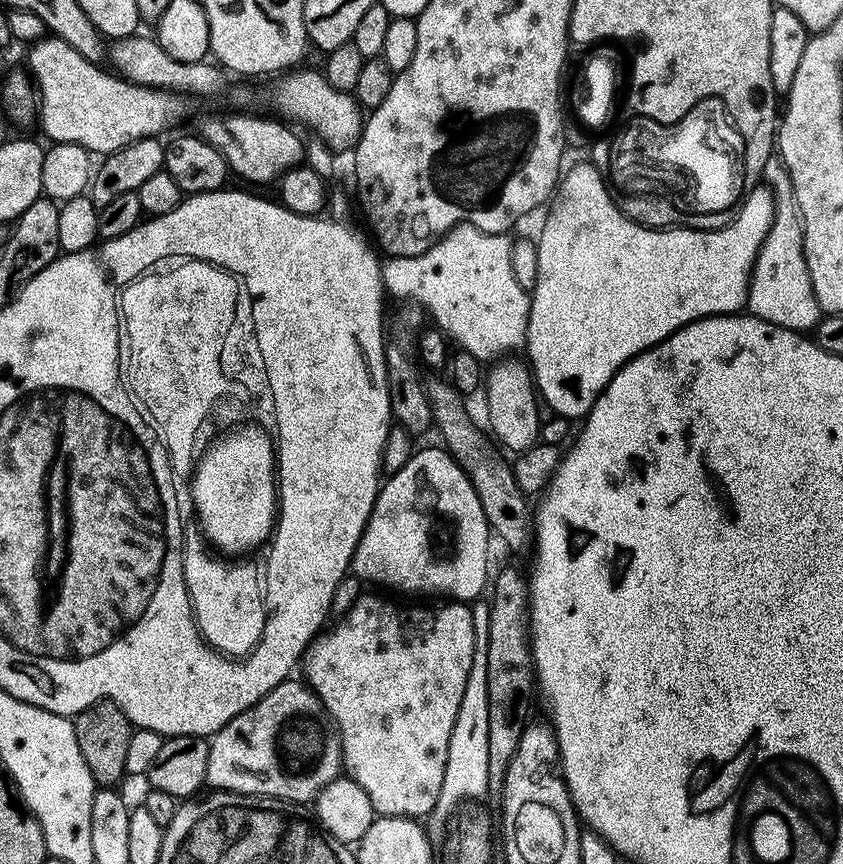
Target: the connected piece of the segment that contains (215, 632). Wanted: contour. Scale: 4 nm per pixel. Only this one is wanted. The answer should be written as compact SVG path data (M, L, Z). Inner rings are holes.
M185 531L182 536L182 555L180 570L186 582L188 597L192 603L192 614L196 618L196 626L200 630L203 643L221 652L229 658L243 658L256 649L264 633L264 590L261 587L262 576L252 564L231 562L220 558L216 568L224 576L236 576L224 589L224 580L212 573L212 563L218 559L207 540L199 531ZM225 560L226 562L222 561ZM212 588L216 588L212 592Z

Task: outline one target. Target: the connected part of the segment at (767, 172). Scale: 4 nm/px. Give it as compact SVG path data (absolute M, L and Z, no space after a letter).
M772 155L766 162L762 180L772 190L772 196L776 199L776 209L774 222L752 267L746 308L751 315L757 316L760 320L789 328L791 332L804 334L815 329L822 319L820 303L814 294L810 270L806 266L804 219L796 201L792 179L779 155Z

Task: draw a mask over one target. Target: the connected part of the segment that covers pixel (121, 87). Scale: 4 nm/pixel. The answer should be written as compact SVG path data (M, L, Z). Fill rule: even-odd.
M43 38L27 50L26 68L38 93L38 124L44 127L49 141L57 144L77 144L89 154L107 154L122 150L135 140L159 137L159 132L166 131L171 124L178 123L184 116L185 97L181 93L167 88L147 88L141 84L132 84L111 71L103 72L99 63L87 60L64 40Z

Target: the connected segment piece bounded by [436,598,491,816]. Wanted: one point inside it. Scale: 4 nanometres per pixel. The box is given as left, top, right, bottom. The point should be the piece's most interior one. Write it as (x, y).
(467, 766)

